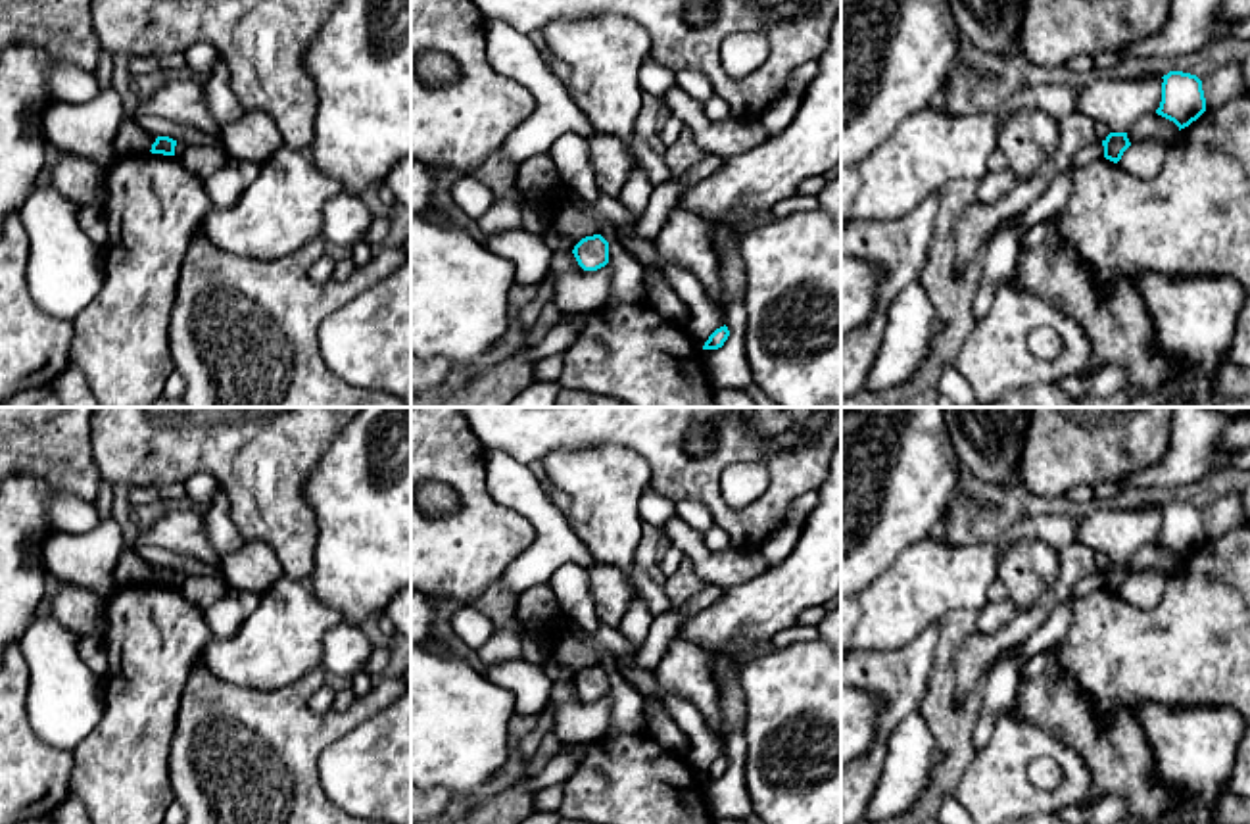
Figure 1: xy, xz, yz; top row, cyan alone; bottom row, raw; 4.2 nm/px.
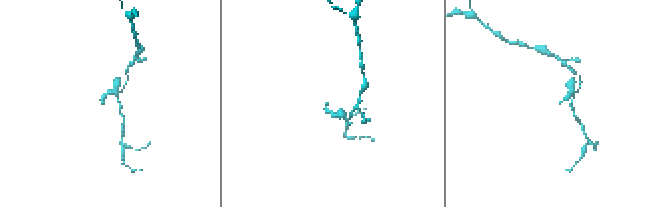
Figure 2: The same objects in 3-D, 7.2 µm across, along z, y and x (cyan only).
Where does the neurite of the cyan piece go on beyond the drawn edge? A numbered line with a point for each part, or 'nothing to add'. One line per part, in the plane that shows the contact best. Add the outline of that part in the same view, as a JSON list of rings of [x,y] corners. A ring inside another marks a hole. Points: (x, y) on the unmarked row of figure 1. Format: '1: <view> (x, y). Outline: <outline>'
nothing to add

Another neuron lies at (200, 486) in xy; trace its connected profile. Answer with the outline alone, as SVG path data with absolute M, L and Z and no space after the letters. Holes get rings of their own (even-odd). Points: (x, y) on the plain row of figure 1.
M194 473L184 480L186 496L196 507L207 507L219 492L219 482L209 473Z

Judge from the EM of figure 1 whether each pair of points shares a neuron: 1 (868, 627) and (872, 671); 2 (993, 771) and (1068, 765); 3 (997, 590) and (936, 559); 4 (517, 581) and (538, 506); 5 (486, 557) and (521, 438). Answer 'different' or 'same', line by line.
1: different
2: same
3: different
4: same
5: different

